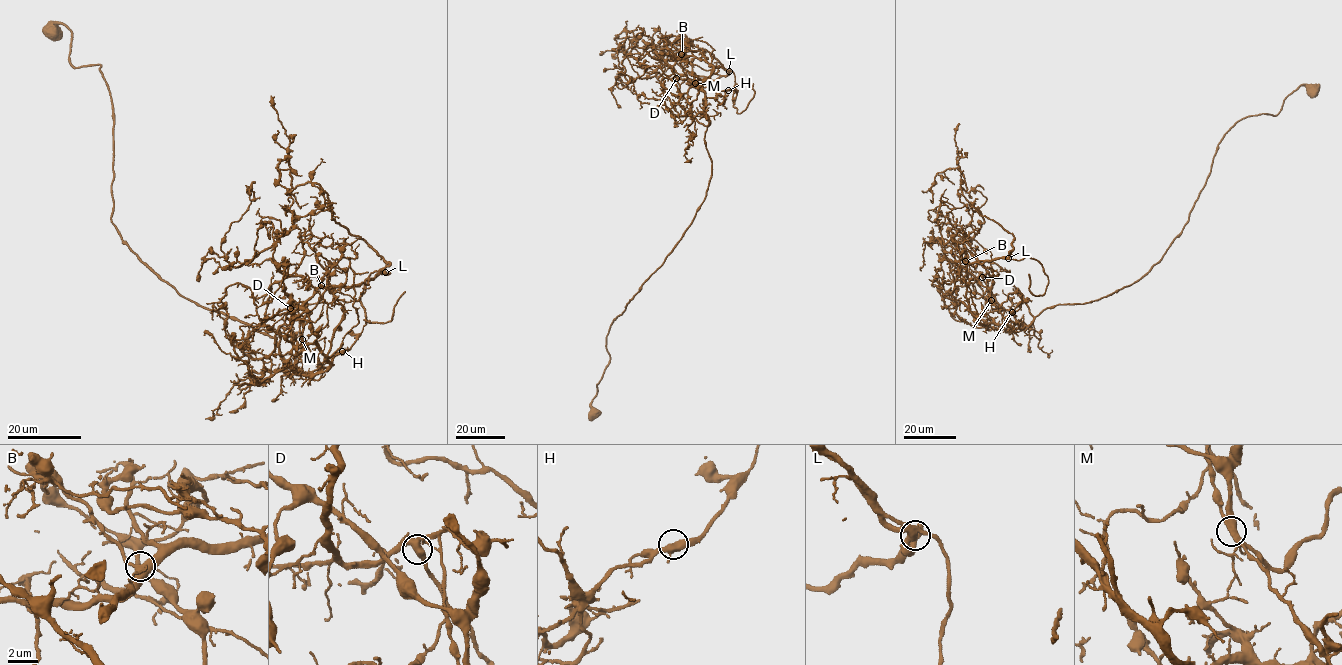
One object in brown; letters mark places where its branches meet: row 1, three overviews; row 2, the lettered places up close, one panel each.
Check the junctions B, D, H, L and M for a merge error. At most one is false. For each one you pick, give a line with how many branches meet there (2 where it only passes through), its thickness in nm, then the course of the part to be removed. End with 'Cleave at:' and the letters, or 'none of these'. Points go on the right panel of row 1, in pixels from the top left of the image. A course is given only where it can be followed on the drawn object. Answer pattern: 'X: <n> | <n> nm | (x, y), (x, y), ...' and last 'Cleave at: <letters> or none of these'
M: 3 | 400 nm | (991, 300), (965, 263), (1007, 258), (1014, 238), (972, 206), (984, 222), (969, 244), (986, 199), (968, 195)
Cleave at: M

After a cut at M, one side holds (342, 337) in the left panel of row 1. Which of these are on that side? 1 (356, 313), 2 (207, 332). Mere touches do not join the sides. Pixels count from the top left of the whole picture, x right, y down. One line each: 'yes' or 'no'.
1: yes
2: no

